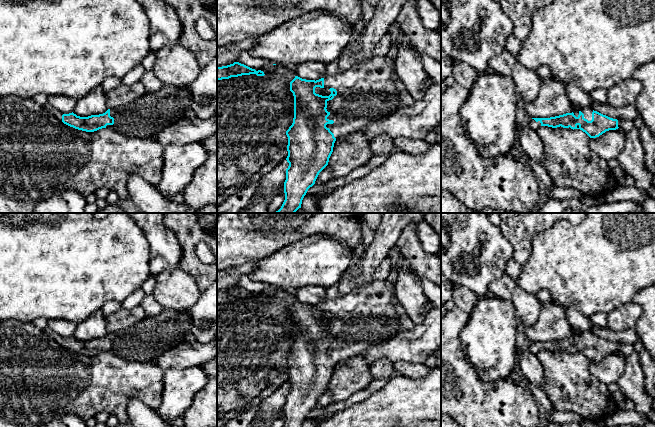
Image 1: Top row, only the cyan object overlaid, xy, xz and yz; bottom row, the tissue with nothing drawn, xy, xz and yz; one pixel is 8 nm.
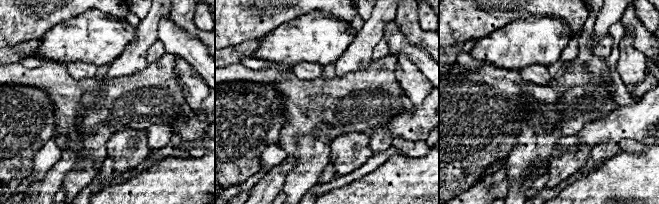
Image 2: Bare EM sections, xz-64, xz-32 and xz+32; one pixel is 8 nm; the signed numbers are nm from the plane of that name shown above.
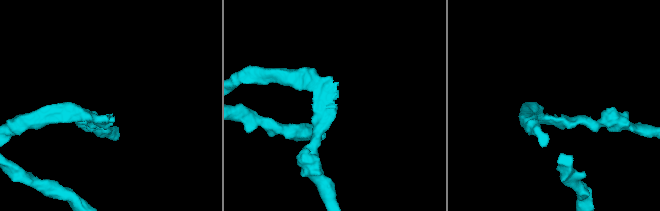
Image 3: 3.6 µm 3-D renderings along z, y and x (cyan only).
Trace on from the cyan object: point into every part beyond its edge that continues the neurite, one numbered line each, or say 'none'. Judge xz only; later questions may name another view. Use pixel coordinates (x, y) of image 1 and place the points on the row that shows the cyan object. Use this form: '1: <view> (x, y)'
1: xz (366, 93)

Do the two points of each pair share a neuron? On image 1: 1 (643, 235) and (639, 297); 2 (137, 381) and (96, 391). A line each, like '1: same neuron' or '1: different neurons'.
1: different neurons
2: same neuron

